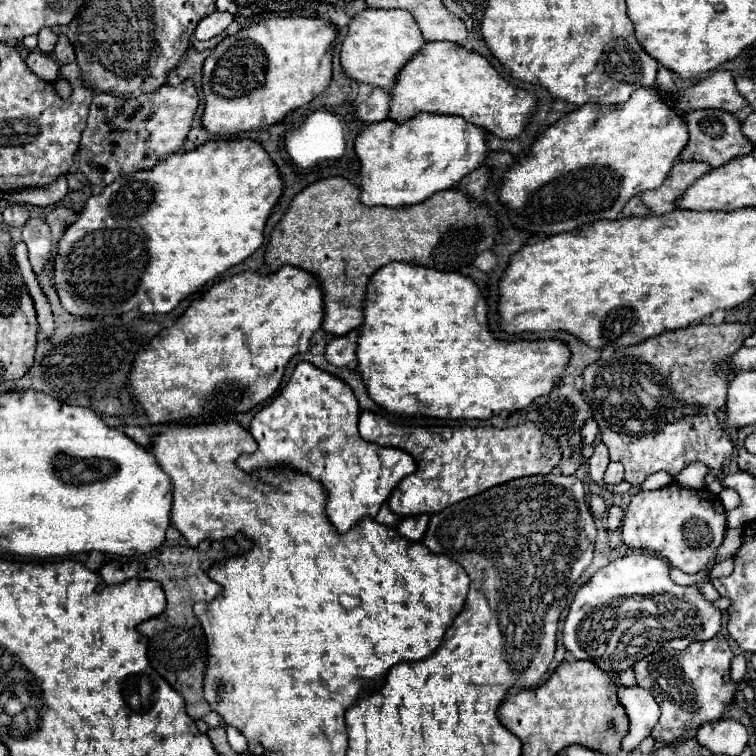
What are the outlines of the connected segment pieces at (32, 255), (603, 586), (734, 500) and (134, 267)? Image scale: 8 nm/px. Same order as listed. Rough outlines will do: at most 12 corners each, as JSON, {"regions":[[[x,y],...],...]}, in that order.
{"regions":[[[29,218],[23,242],[35,276],[45,276],[53,258],[51,228],[45,218]],[[631,554],[579,588],[563,646],[619,674],[721,612]],[[723,488],[719,494],[725,510],[739,504],[739,496],[733,488]],[[209,140],[87,200],[75,316],[167,314],[263,246],[283,176]]]}

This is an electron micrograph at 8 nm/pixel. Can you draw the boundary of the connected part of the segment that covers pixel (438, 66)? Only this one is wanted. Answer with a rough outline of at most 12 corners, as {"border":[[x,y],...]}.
{"border":[[427,42],[391,92],[389,118],[457,114],[517,138],[537,96],[485,56]]}

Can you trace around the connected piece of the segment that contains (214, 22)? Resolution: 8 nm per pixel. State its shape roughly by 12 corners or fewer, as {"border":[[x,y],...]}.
{"border":[[215,10],[195,30],[197,40],[221,34],[233,22],[229,12]]}

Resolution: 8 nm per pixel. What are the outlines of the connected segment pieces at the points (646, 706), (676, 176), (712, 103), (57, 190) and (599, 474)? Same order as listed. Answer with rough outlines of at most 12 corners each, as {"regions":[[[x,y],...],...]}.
{"regions":[[[619,688],[629,716],[623,750],[635,750],[659,720],[659,706],[643,688]],[[679,160],[663,186],[641,200],[655,214],[677,208],[685,190],[711,168]],[[729,70],[713,72],[681,90],[681,112],[747,106]],[[59,176],[49,186],[5,194],[7,202],[49,206],[67,194]],[[595,446],[589,458],[589,476],[604,488],[603,480],[609,464],[607,448]]]}

